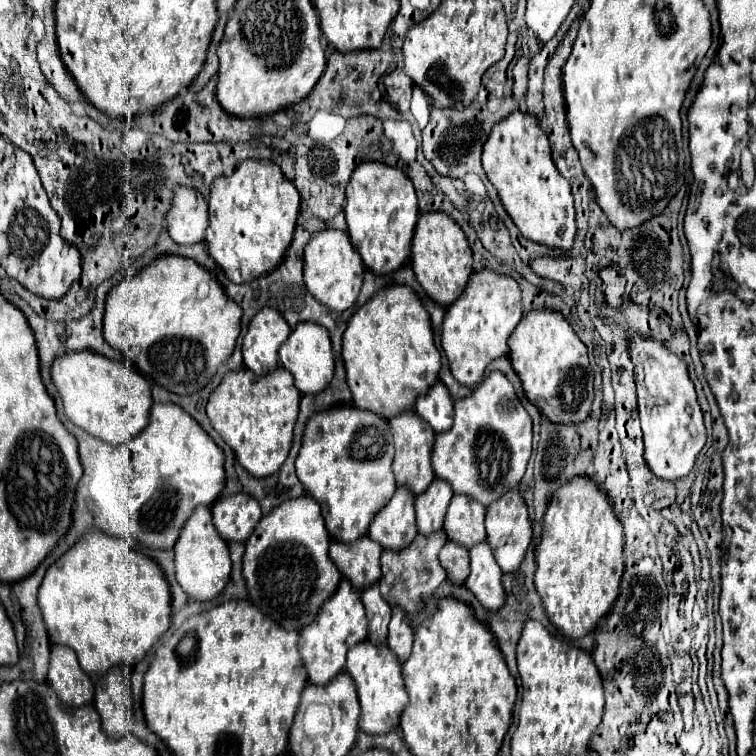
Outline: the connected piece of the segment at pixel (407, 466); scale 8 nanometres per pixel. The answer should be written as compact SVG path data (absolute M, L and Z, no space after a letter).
M408 411L408 415L396 415L396 419L390 419L388 423L394 435L394 443L396 443L396 455L394 455L394 465L392 465L396 481L398 485L408 487L414 495L420 495L424 493L424 489L430 487L430 483L436 477L432 471L432 461L430 461L436 433L414 411Z

